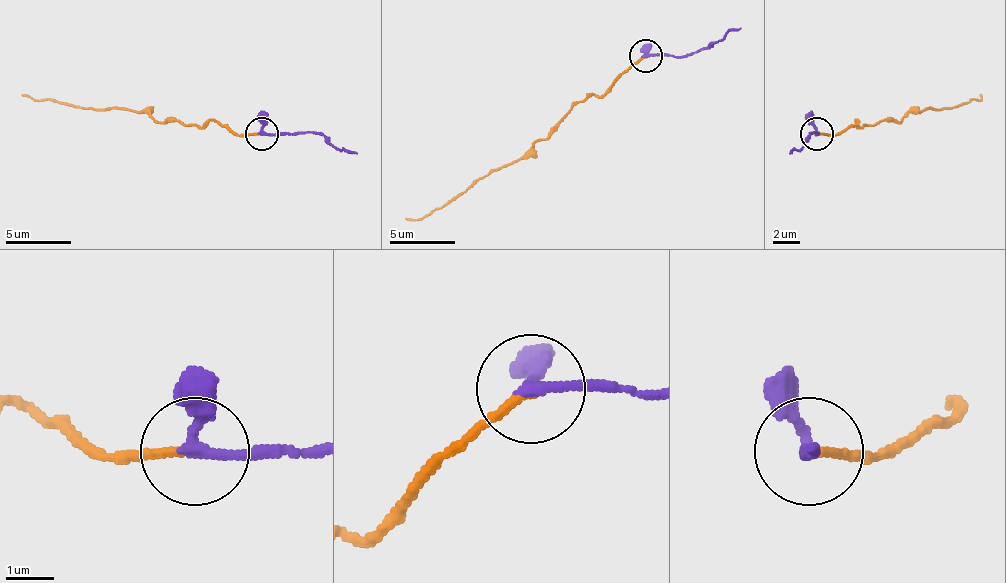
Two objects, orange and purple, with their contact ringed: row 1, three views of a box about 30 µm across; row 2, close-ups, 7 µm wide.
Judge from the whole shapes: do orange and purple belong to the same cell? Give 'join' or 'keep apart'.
join

